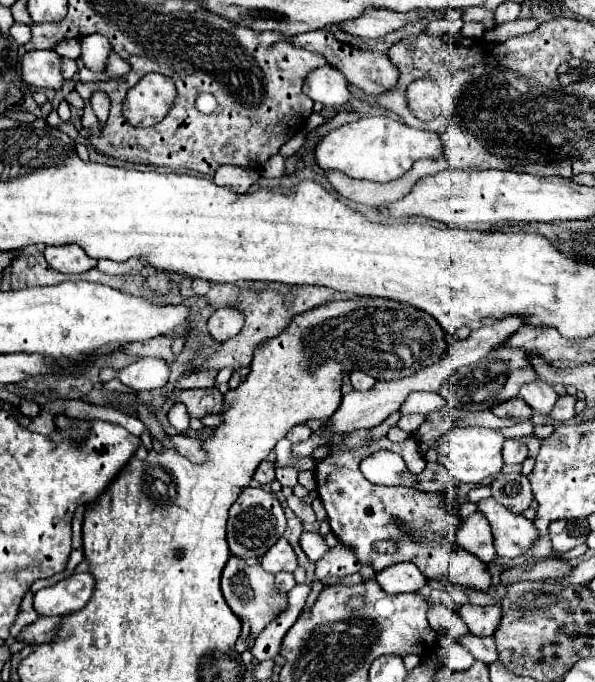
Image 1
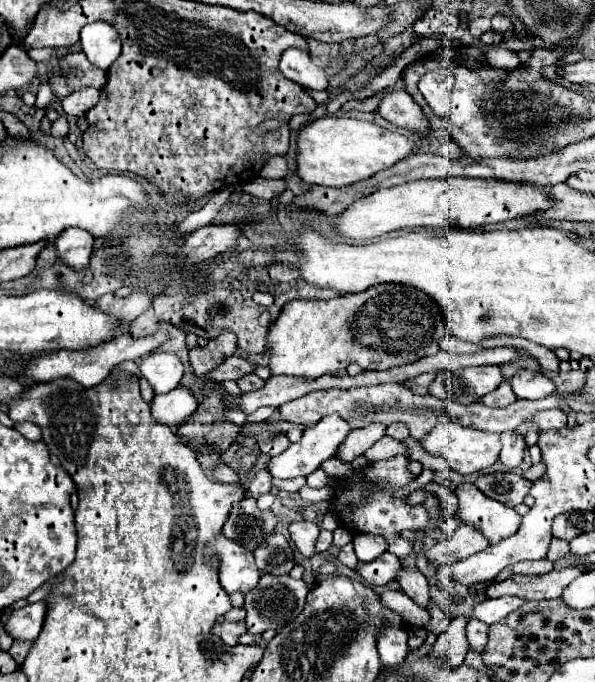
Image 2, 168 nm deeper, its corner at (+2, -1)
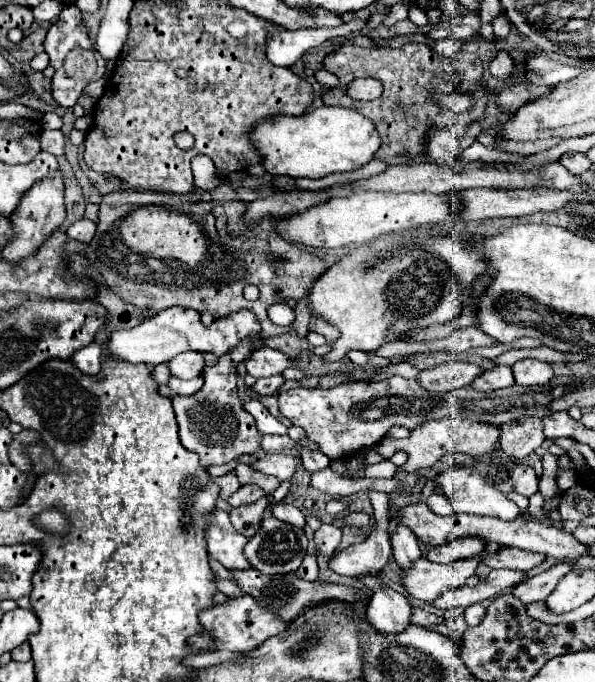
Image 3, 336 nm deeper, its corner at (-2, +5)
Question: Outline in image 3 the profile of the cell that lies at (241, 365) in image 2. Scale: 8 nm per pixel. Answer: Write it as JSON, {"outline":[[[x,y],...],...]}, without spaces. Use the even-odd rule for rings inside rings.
{"outline":[[[259,347],[253,351],[253,355],[245,361],[245,369],[249,375],[255,379],[259,377],[271,377],[279,375],[283,369],[293,367],[293,359],[283,355],[281,351],[269,349],[269,347]]]}

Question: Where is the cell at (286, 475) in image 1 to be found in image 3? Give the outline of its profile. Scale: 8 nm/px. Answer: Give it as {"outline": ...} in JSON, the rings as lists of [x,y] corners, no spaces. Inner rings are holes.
{"outline":[[[271,453],[271,455],[263,455],[253,469],[265,473],[265,475],[273,475],[279,481],[291,481],[293,473],[297,471],[297,455],[295,453]]]}

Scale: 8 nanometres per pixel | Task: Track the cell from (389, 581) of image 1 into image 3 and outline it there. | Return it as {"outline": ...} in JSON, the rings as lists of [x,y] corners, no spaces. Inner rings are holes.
{"outline":[[[367,491],[371,503],[373,503],[376,528],[365,543],[351,545],[343,549],[339,555],[335,555],[329,563],[333,571],[339,575],[379,575],[381,569],[391,559],[391,541],[387,535],[389,525],[389,495],[383,492]],[[381,497],[381,499],[377,499]],[[385,507],[385,509],[383,509]]]}

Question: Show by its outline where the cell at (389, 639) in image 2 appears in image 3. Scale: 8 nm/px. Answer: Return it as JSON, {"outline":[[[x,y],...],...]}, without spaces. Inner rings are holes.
{"outline":[[[359,577],[371,589],[367,621],[377,633],[403,633],[411,625],[411,603],[405,595],[385,587],[377,577]]]}

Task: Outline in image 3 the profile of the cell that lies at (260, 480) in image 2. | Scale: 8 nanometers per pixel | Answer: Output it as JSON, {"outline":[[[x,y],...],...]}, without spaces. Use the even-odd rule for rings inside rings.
{"outline":[[[253,483],[249,485],[241,485],[231,497],[229,497],[229,505],[231,507],[237,507],[237,505],[245,505],[245,503],[253,503],[253,501],[259,501],[261,497],[265,495],[265,491]]]}

